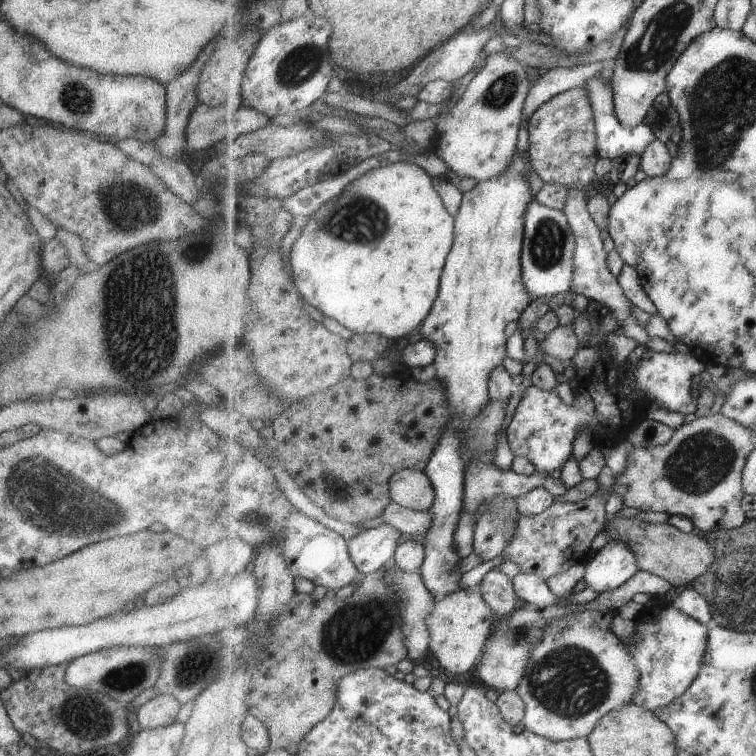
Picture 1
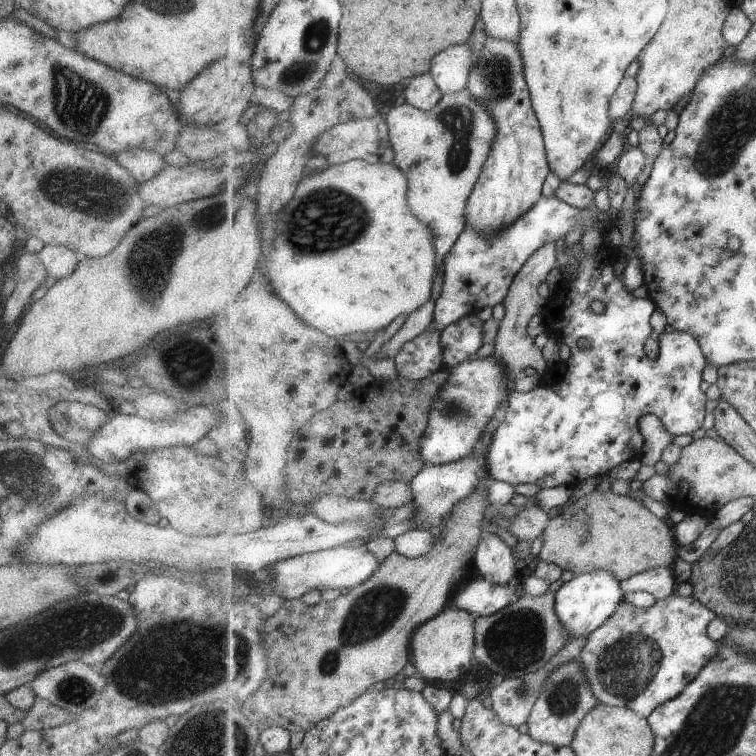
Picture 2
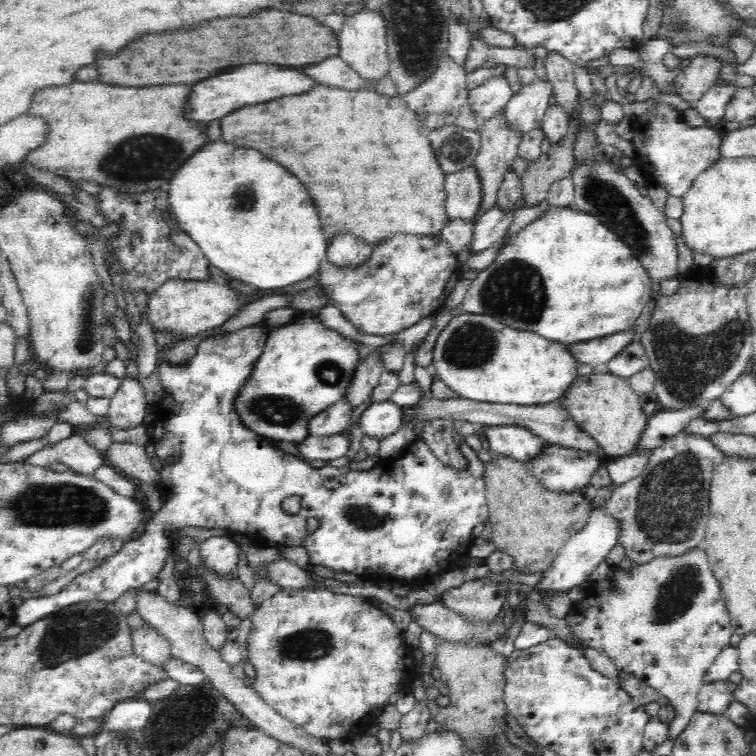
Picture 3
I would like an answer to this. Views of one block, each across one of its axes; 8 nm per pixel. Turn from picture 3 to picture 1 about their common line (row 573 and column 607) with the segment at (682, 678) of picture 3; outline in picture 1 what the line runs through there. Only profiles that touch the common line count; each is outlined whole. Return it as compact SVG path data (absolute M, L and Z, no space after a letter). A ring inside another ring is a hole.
M571 604L563 605L563 615L550 620L545 628L545 638L533 646L531 662L516 690L526 704L524 728L555 741L588 737L605 714L633 704L633 698L641 690L641 672L637 670L636 660L629 654L628 644L613 632L613 620L619 610L589 608L571 614L564 611L568 606Z

